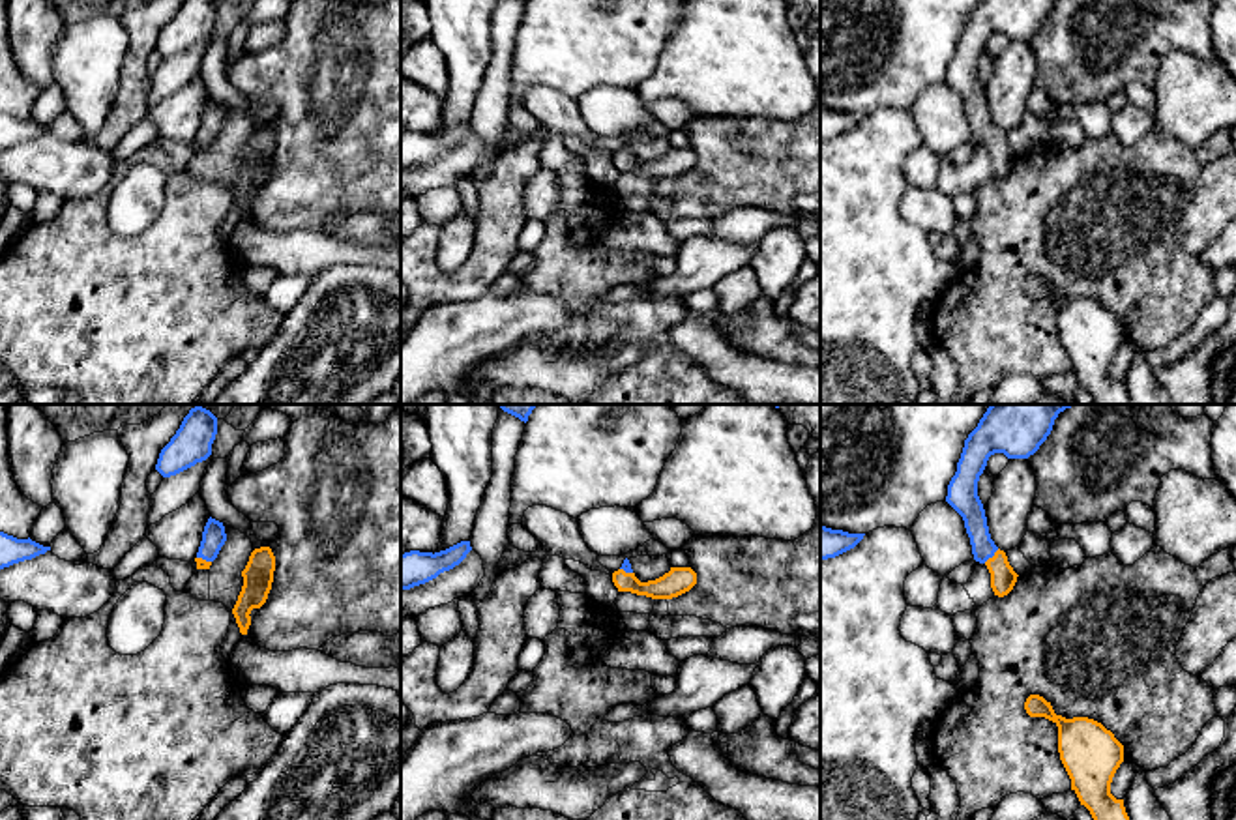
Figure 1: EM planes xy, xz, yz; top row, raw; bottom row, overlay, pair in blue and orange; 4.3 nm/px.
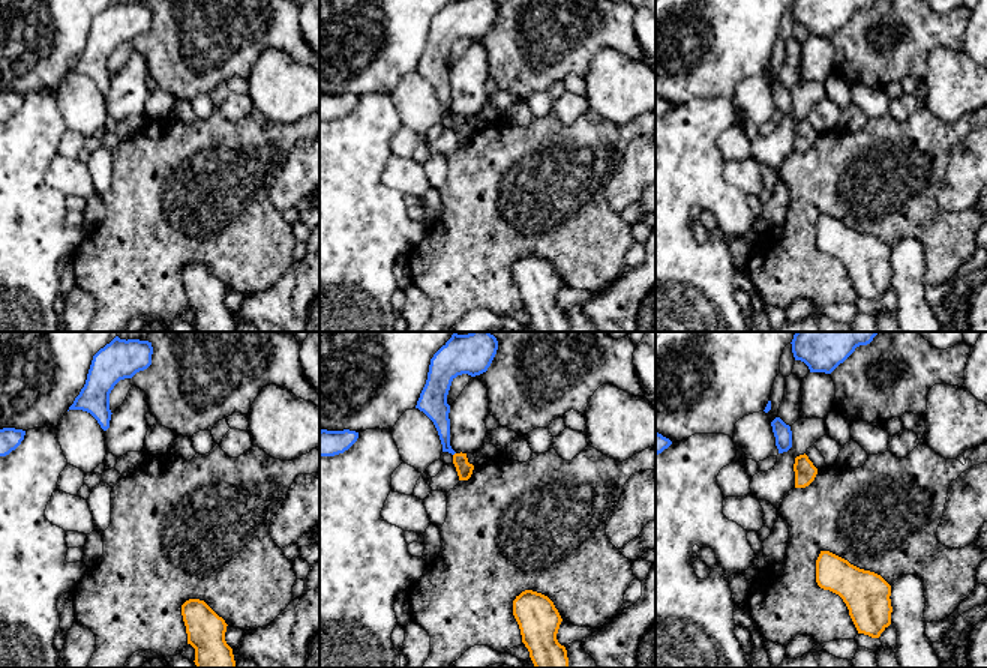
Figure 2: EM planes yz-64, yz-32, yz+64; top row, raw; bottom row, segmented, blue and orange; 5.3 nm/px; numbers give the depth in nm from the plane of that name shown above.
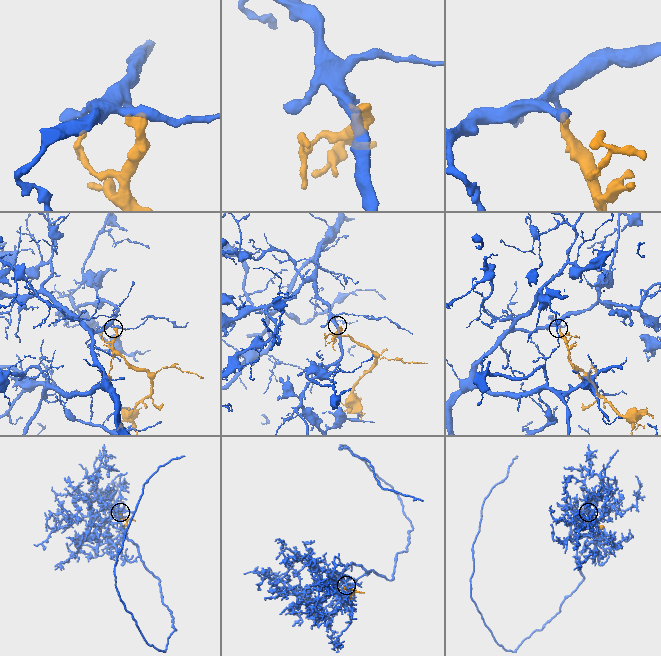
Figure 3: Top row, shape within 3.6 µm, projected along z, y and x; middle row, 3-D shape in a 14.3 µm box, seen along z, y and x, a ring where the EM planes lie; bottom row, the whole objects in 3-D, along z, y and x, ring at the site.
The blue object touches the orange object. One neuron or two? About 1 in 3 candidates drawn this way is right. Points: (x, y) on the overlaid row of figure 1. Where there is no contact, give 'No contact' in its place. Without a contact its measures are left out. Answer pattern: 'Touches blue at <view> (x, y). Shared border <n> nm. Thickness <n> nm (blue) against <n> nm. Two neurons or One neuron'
Touches blue at yz (991, 556). Shared border 90 nm. Thickness 110 nm (blue) against 110 nm. One neuron

